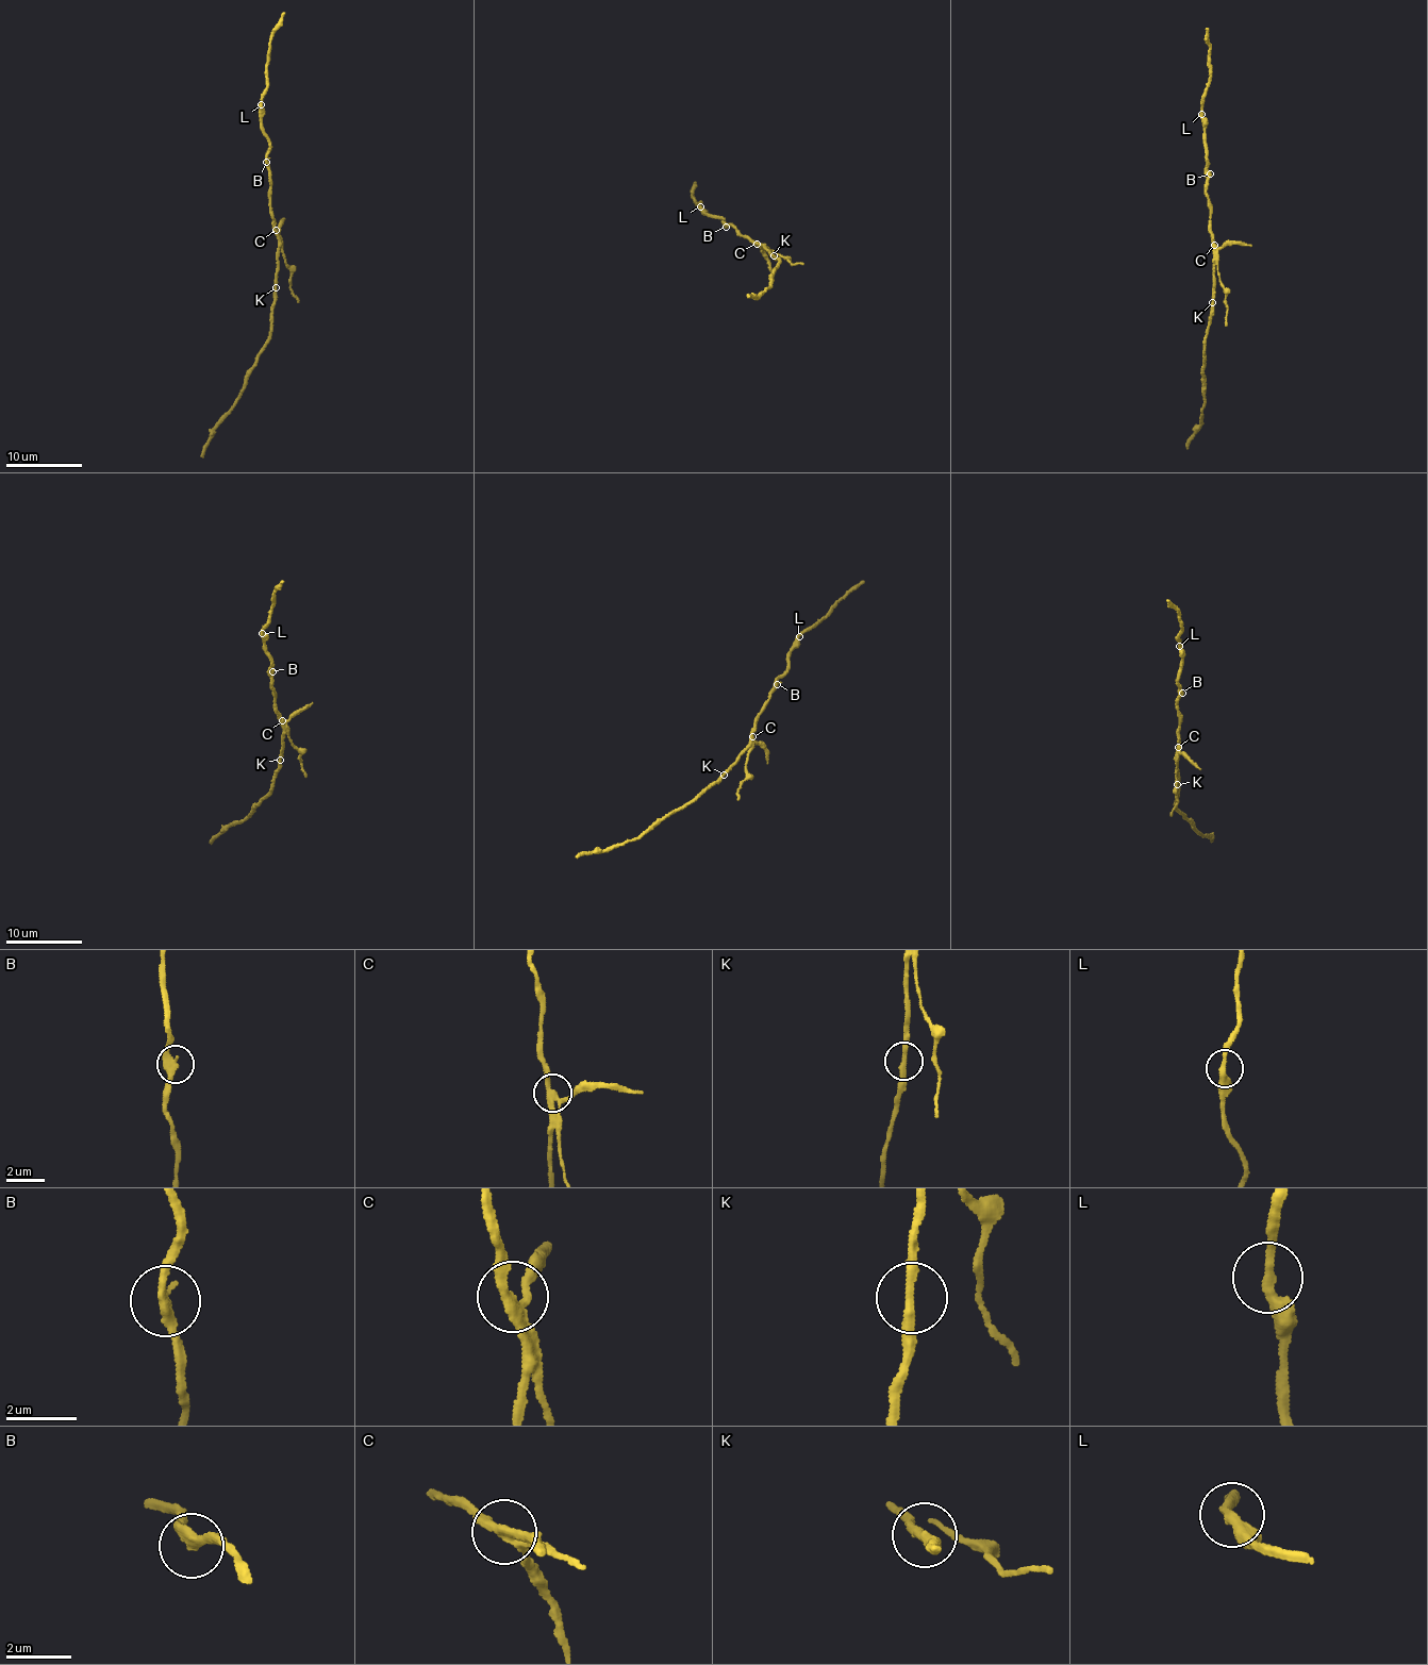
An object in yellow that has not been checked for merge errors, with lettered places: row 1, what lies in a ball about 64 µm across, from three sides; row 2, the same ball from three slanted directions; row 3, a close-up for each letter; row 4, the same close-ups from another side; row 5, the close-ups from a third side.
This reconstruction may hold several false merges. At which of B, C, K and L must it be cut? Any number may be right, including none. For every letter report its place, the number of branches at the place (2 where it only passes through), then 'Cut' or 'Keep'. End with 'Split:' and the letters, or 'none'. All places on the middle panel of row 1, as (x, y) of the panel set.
B: Place: (726, 227). Branches: 2. Keep
C: Place: (757, 244). Branches: 3. Cut
K: Place: (774, 255). Branches: 2. Keep
L: Place: (700, 206). Branches: 2. Keep
Split: C

